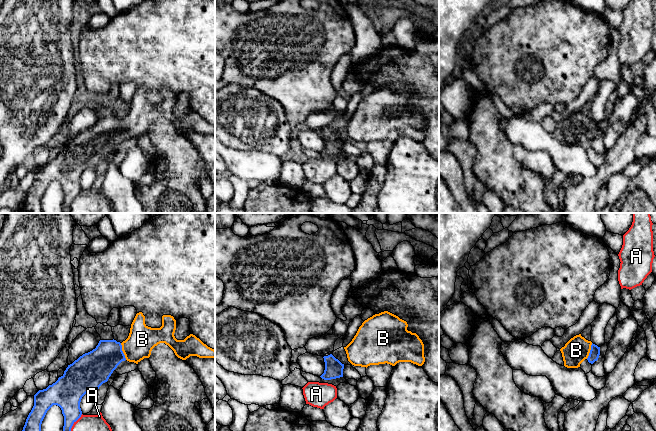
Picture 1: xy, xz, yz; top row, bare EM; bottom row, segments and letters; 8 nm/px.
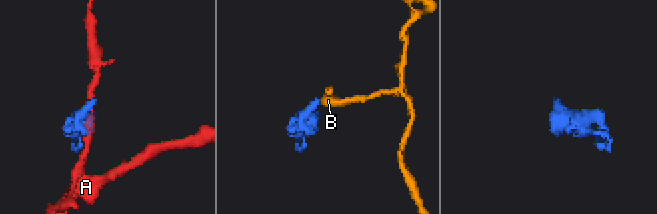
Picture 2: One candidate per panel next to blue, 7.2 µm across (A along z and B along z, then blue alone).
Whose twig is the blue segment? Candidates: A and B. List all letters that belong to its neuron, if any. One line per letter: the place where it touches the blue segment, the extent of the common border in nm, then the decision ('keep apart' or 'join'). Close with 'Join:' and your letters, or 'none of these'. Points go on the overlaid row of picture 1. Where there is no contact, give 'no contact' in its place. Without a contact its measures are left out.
A: xy (75, 421) | 170 nm | keep apart
B: xy (122, 351) | 140 nm | join
Join: B

